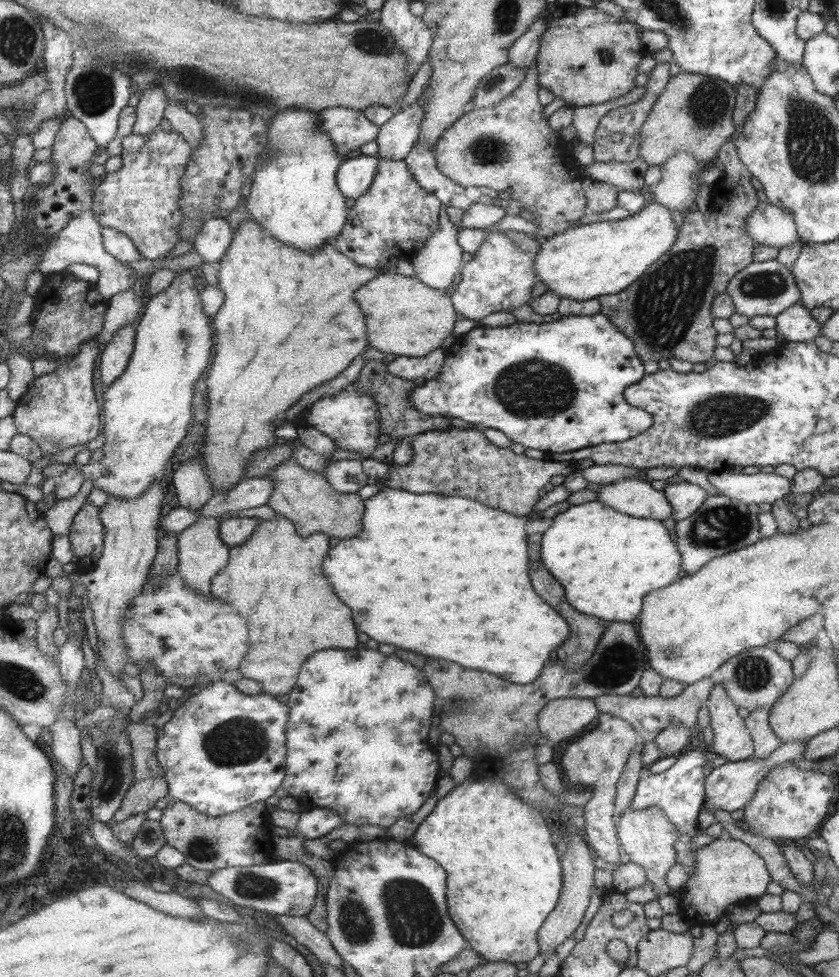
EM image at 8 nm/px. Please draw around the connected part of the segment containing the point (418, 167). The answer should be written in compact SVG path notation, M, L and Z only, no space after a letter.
M413 145L411 150L402 158L413 178L420 186L446 207L459 209L462 213L471 206L471 200L465 197L464 187L449 181L436 166L435 155L431 148Z

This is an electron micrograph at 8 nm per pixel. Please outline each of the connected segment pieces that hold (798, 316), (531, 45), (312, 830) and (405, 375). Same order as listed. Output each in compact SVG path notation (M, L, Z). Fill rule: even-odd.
M803 302L785 308L775 316L775 331L789 342L813 342L821 334L821 325L813 320Z
M545 17L538 19L522 34L518 39L512 42L508 50L508 62L513 68L527 68L533 60L536 60L536 54L539 52L538 38L544 32L547 21Z
M313 808L299 814L296 833L302 836L302 840L311 840L327 834L342 822L343 819L337 813L327 808Z
M437 347L422 357L395 357L392 361L385 361L386 371L403 380L413 381L420 378L422 381L428 381L439 374L444 351L444 349Z

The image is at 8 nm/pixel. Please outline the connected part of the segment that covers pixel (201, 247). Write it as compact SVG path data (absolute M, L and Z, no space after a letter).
M213 216L205 224L196 238L193 248L205 258L206 264L221 262L232 246L233 228L225 216Z

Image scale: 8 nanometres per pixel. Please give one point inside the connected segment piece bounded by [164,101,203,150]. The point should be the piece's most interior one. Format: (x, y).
(189, 125)

